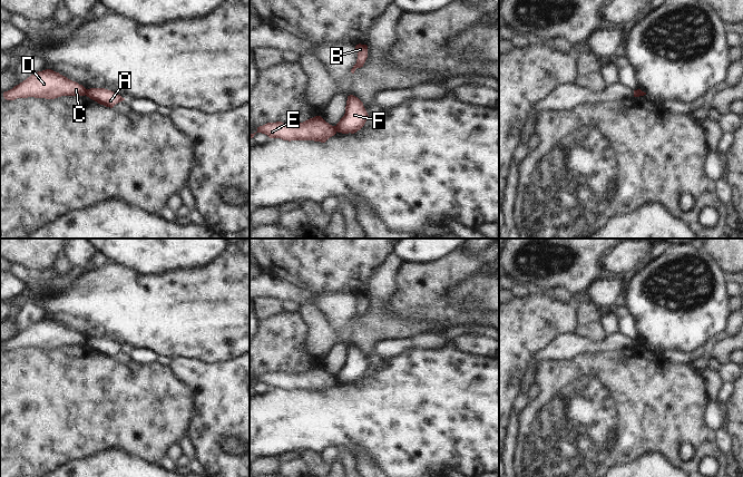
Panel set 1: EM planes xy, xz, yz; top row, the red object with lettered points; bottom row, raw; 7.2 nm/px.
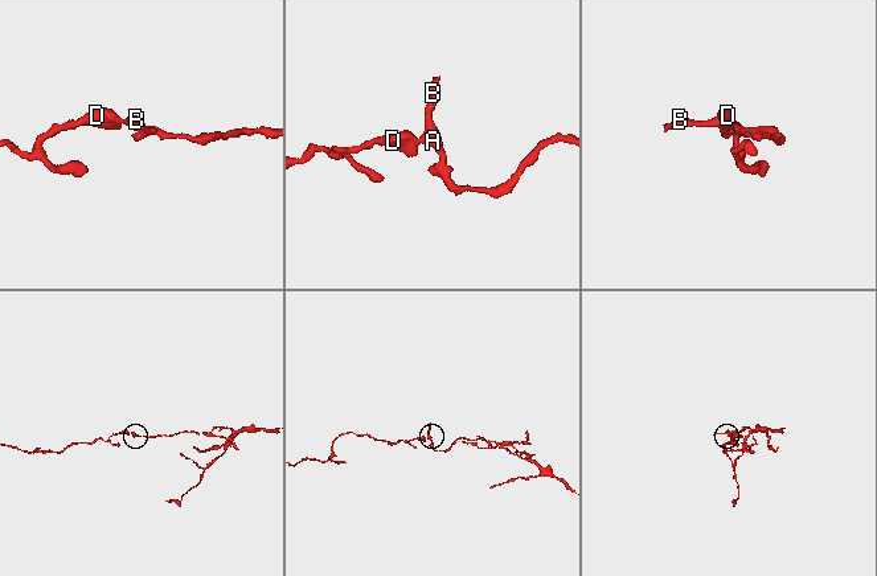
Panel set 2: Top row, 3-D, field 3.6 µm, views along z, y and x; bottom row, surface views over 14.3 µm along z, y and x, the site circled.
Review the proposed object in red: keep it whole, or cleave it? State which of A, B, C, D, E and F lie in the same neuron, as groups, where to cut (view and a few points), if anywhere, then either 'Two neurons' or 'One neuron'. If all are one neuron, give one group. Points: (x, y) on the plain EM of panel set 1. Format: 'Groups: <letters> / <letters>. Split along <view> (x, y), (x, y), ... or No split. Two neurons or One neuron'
Groups: A B F / C D E. Split along xy (87, 339), (85, 343). Two neurons

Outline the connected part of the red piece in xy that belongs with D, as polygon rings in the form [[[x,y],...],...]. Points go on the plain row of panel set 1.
[[[46,319],[4,341],[3,347],[7,350],[28,347],[55,349],[61,345],[85,345],[86,341],[87,339],[82,334],[51,319]]]

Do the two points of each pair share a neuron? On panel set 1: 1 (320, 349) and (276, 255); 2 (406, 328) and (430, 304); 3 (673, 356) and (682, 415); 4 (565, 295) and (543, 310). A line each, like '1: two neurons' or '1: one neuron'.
1: two neurons
2: two neurons
3: two neurons
4: two neurons

